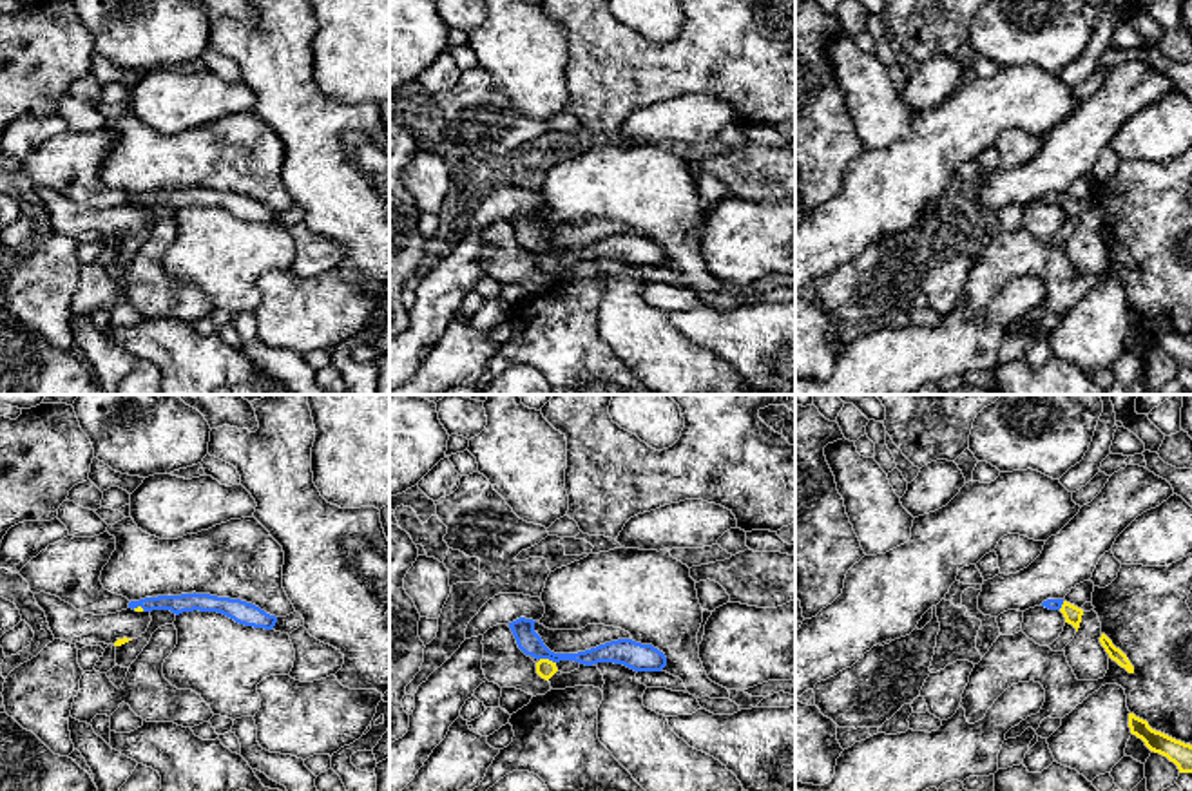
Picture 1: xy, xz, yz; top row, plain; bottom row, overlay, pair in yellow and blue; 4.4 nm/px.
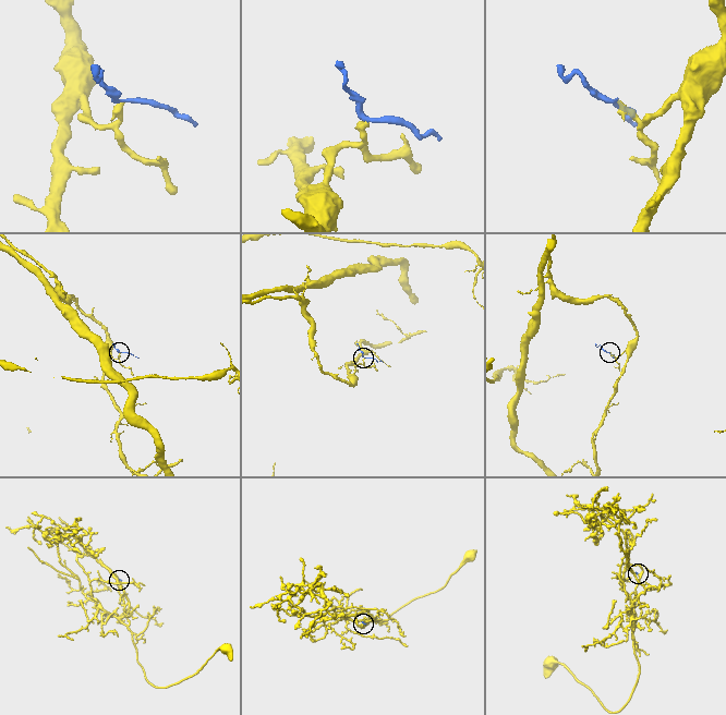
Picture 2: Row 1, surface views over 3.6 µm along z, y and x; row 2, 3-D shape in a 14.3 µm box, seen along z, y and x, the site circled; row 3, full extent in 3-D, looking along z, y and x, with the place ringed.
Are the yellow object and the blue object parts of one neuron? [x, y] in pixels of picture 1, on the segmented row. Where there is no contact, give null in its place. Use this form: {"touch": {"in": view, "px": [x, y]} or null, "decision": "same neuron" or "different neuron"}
{"touch": {"in": "xz", "px": [547, 659]}, "decision": "different neuron"}

